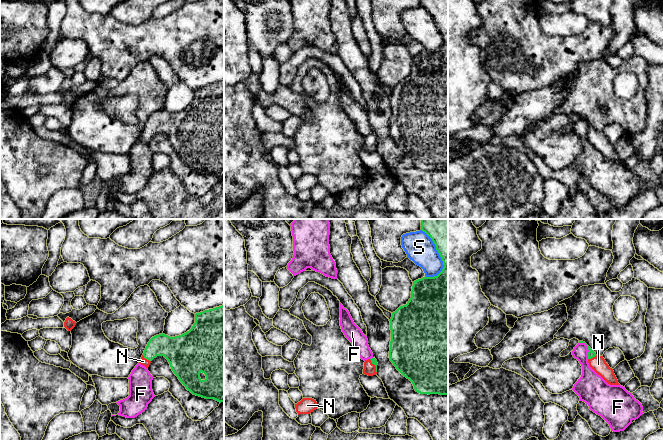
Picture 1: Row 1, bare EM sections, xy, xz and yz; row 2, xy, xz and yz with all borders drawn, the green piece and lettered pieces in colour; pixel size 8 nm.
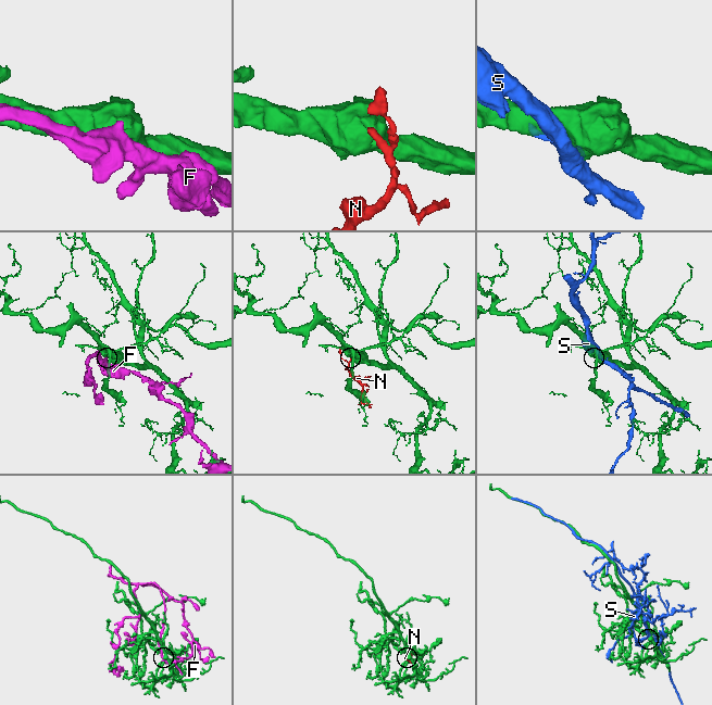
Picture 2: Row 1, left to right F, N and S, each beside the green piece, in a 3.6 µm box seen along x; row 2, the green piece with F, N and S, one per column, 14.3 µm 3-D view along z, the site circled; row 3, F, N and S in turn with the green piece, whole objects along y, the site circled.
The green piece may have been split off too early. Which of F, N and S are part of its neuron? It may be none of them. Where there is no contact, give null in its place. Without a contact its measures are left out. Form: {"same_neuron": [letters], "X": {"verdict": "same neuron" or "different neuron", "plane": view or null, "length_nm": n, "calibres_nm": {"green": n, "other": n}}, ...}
{"same_neuron": ["N"], "F": {"verdict": "different neuron", "plane": "yz", "length_nm": 150, "calibres_nm": {"green": 60, "other": 150}}, "N": {"verdict": "same neuron", "plane": "xy", "length_nm": 90, "calibres_nm": {"green": 220, "other": 60}}, "S": {"verdict": "different neuron", "plane": "xz", "length_nm": 400, "calibres_nm": {"green": 340, "other": 240}}}

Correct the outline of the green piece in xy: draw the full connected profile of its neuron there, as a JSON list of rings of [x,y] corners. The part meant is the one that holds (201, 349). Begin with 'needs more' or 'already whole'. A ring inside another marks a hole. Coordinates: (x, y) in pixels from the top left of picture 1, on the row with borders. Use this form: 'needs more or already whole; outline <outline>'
needs more; outline [[[224,304],[196,313],[192,328],[182,335],[170,337],[162,333],[152,337],[139,363],[148,368],[151,361],[157,356],[164,356],[168,360],[174,374],[193,395],[214,399],[220,403],[224,402]]]

